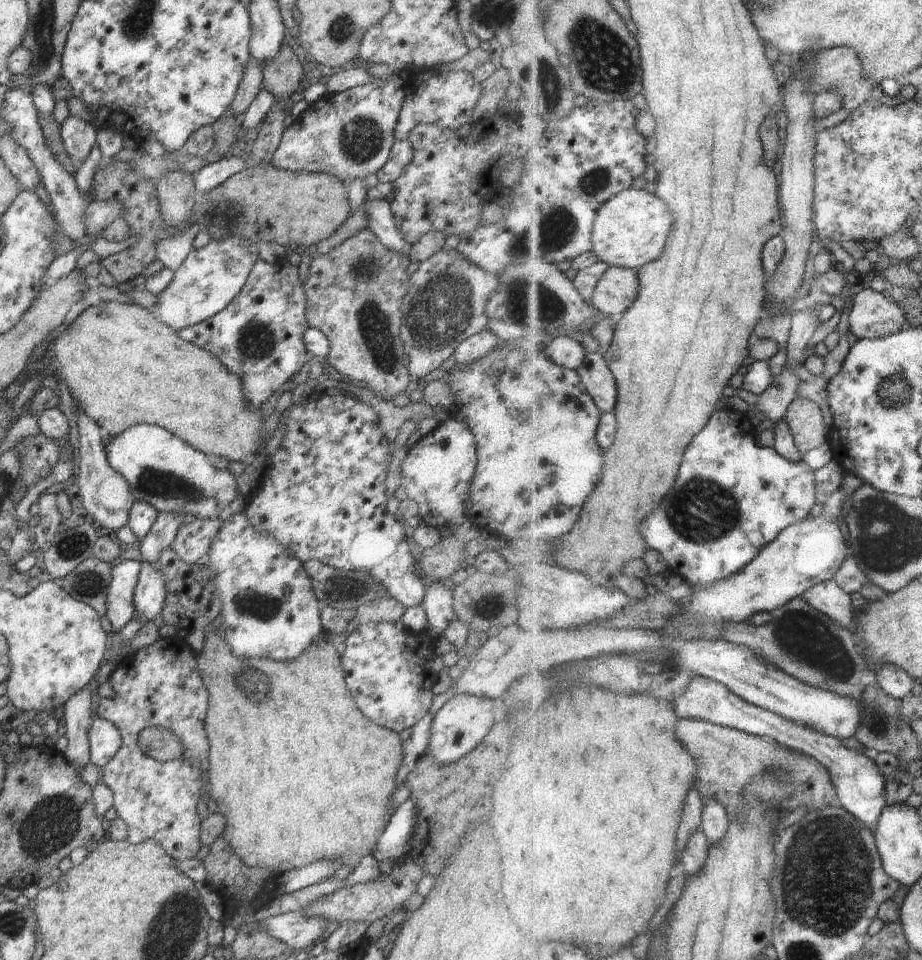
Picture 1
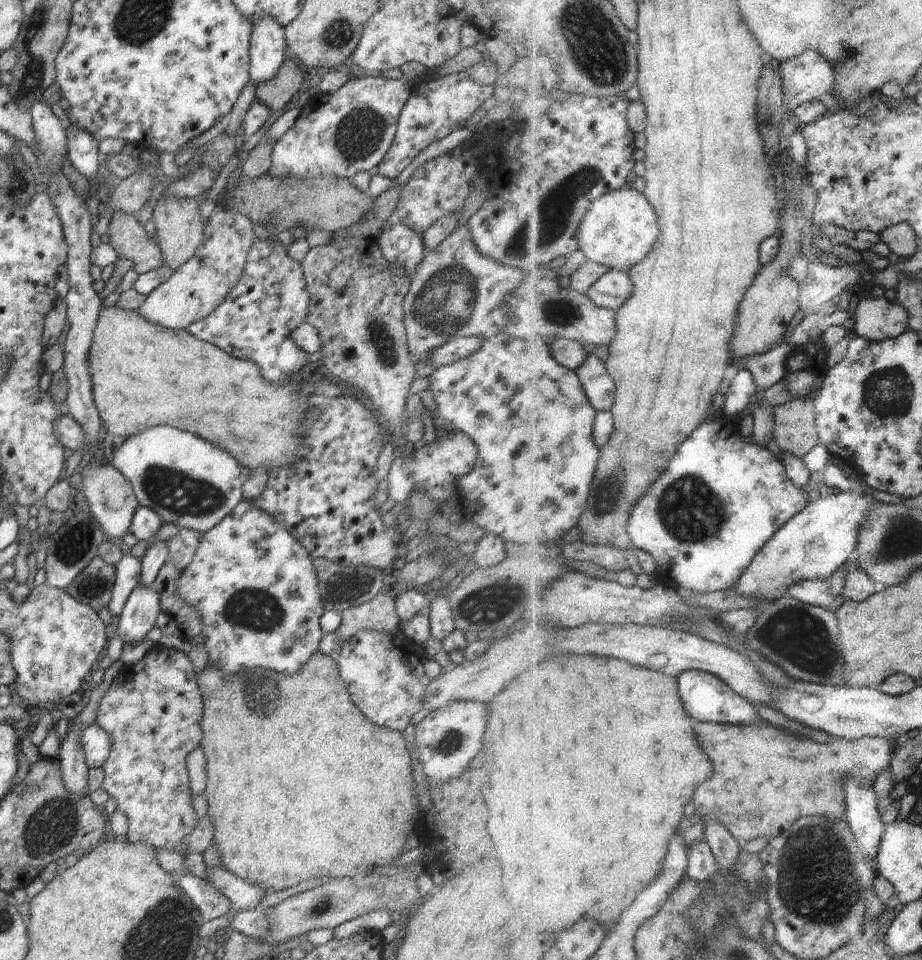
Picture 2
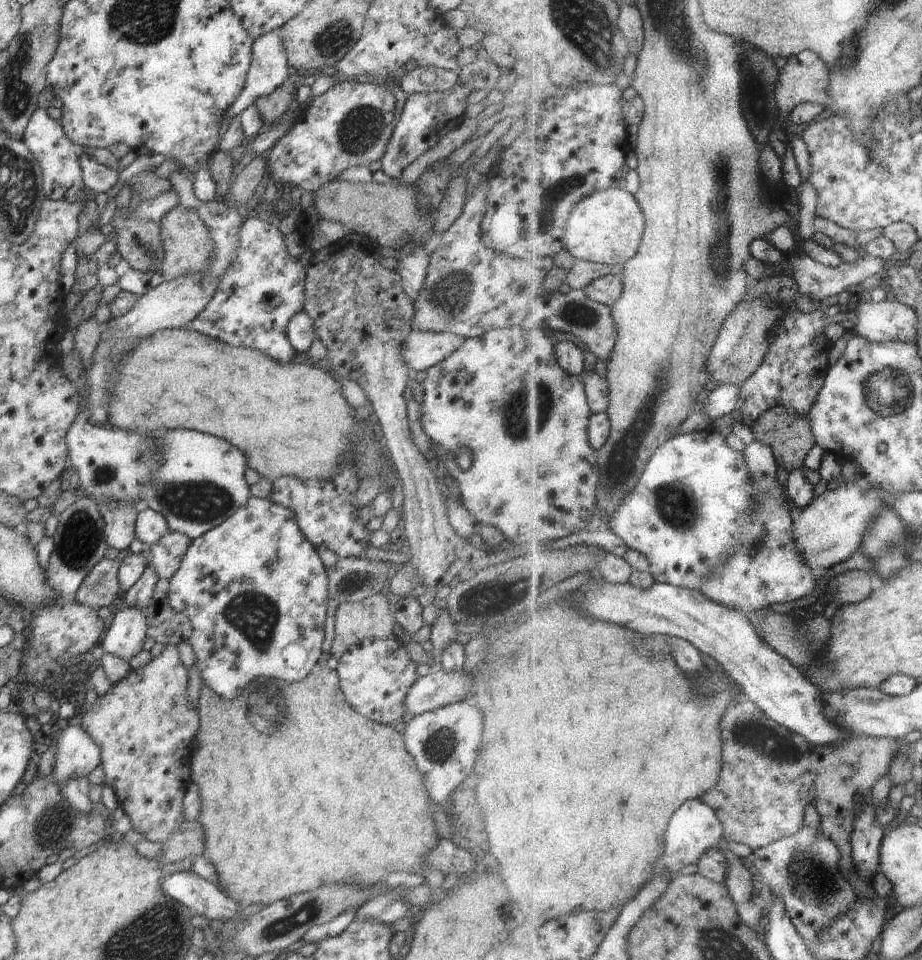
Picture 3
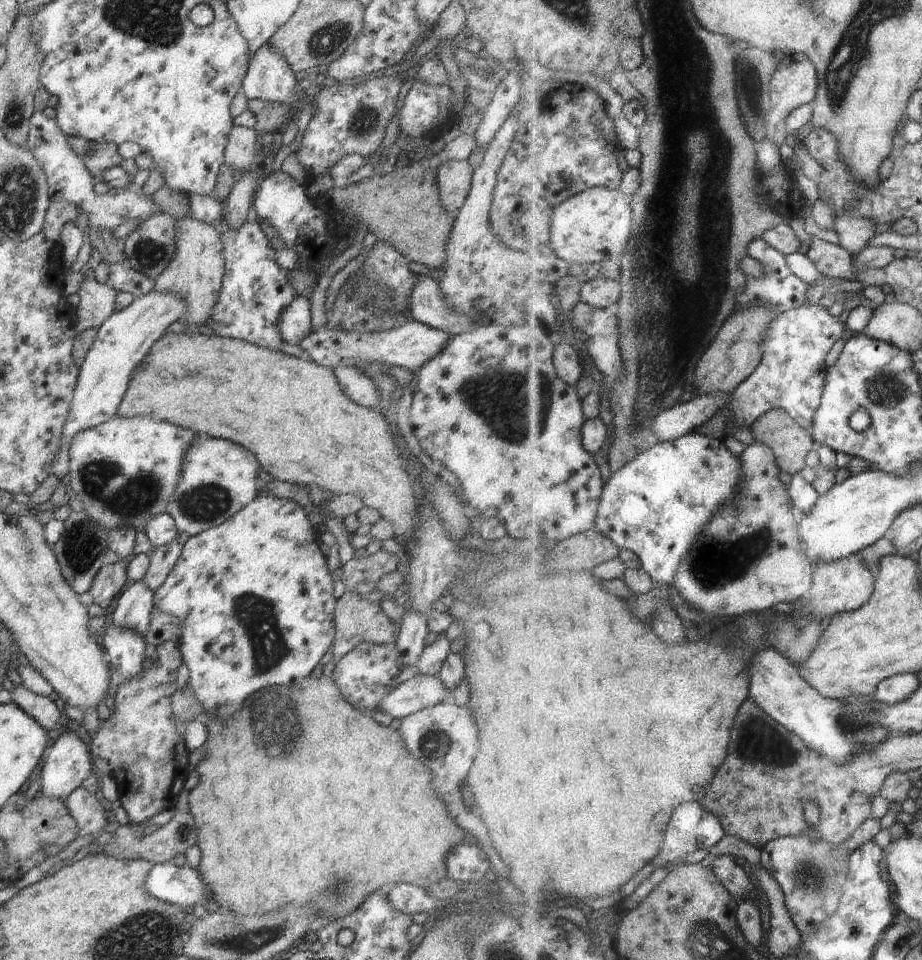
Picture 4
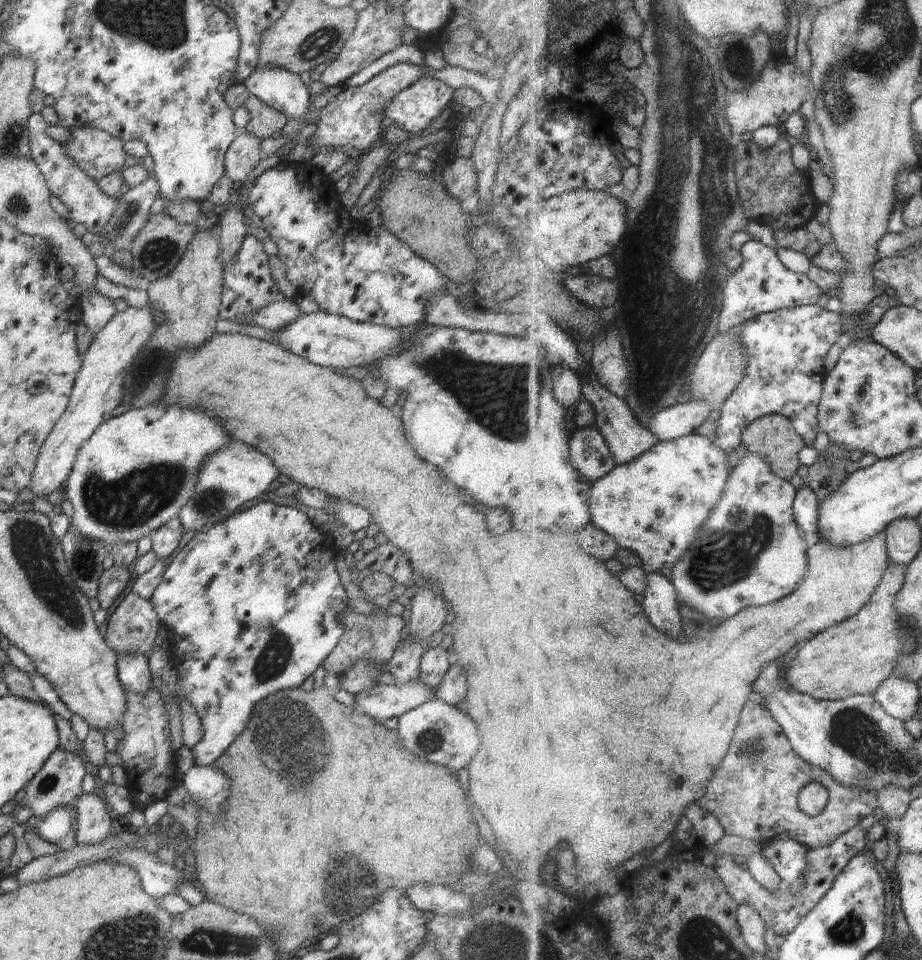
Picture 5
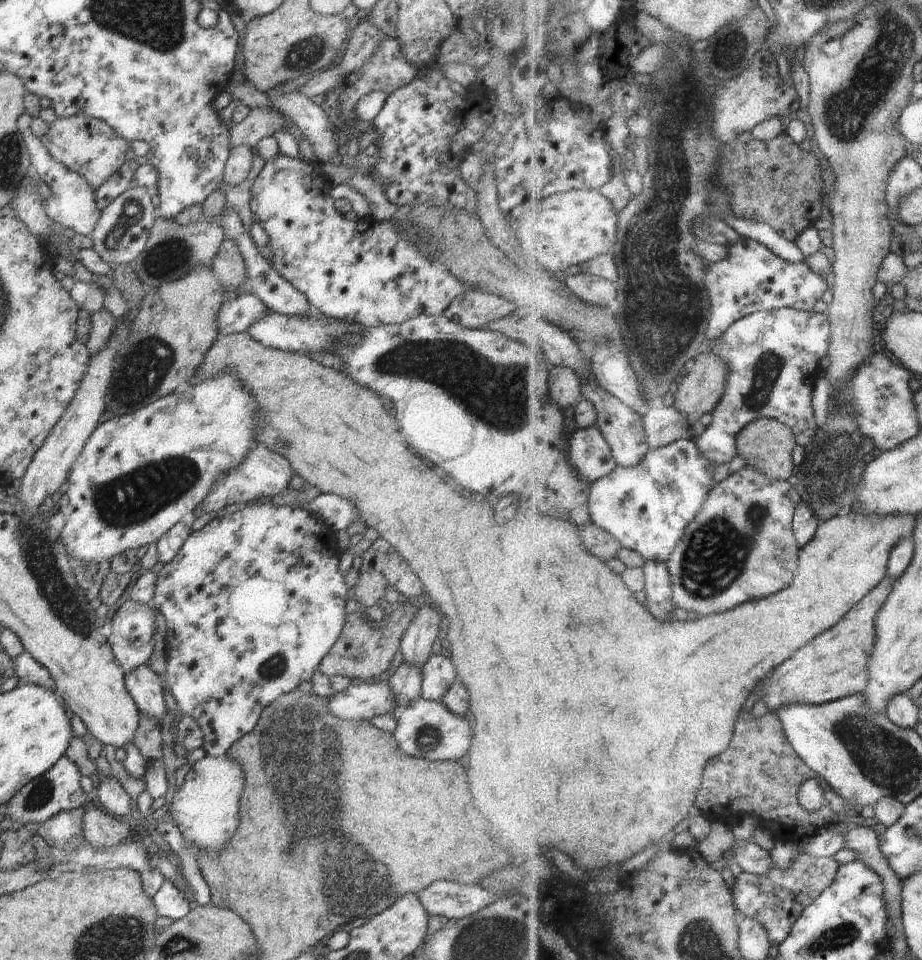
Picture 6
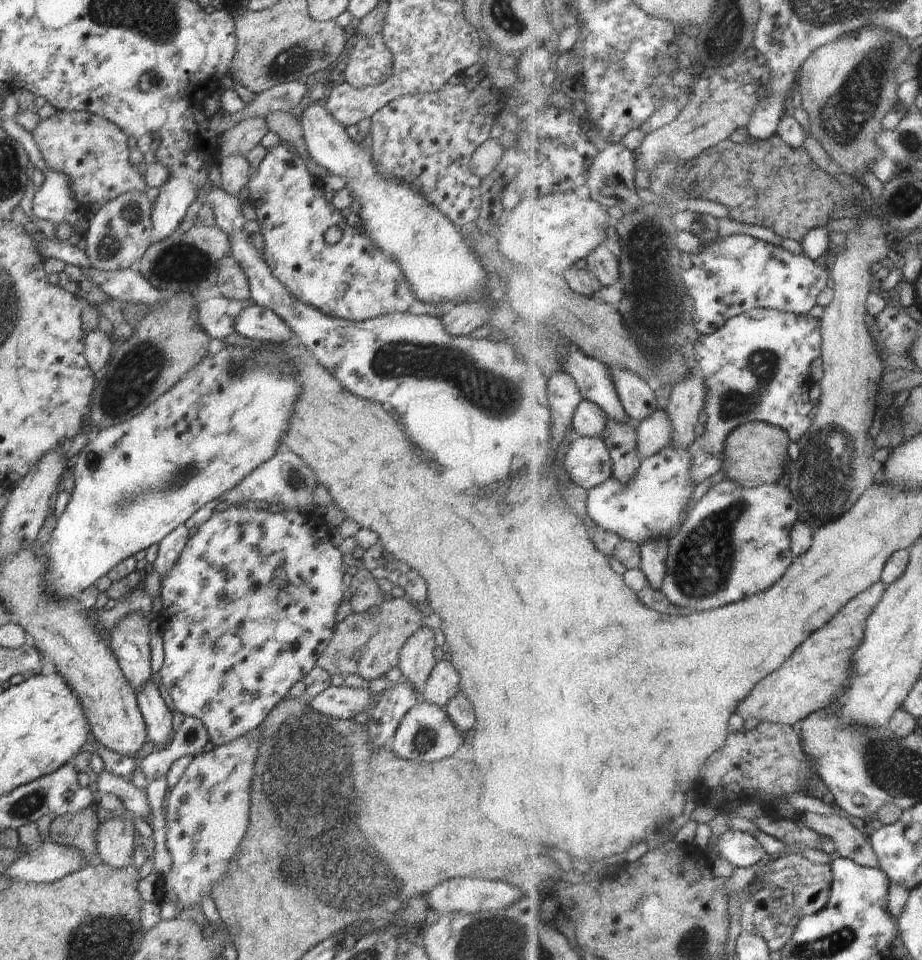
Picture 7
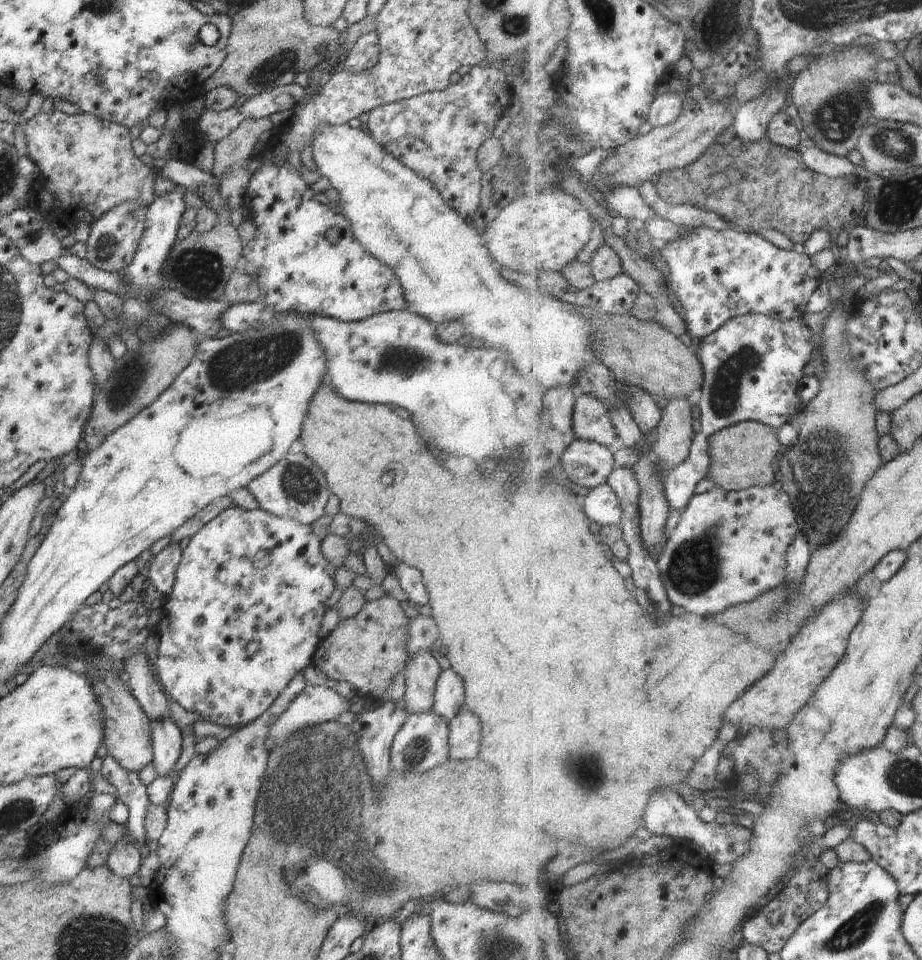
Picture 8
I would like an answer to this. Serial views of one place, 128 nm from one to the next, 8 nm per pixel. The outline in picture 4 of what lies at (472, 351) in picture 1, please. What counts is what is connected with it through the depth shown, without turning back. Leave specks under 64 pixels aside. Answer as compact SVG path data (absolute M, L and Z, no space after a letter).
M409 320L400 328L384 330L378 334L360 334L360 332L348 332L348 330L323 326L314 332L310 331L310 334L300 342L300 348L304 350L305 357L329 369L336 366L356 367L360 362L382 362L382 364L400 366L408 368L410 372L416 372L420 366L432 360L435 354L442 352L450 338L452 334L448 332Z

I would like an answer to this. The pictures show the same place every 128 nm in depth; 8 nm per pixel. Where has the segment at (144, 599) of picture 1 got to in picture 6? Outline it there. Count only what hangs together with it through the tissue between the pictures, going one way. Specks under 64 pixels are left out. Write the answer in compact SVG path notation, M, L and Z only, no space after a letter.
M149 663L138 666L136 670L124 674L126 690L134 699L139 710L152 716L154 722L161 726L166 716L166 701L164 700L160 674L149 668Z

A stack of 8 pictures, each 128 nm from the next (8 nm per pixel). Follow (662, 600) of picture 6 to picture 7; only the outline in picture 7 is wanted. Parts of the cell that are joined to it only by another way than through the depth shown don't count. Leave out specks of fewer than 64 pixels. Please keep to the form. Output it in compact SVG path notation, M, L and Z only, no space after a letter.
M660 536L652 538L643 548L642 569L648 576L651 586L654 589L663 590L664 581L668 576L668 557L670 554L671 538Z

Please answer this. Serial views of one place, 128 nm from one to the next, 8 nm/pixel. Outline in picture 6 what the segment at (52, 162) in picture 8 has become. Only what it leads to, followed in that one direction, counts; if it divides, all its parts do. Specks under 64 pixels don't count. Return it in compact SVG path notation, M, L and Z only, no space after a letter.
M84 114L70 118L56 118L48 125L48 132L40 140L54 160L64 164L68 170L80 174L94 191L104 182L116 177L126 160L126 153L130 150L130 143L120 138L118 132L110 128L109 124Z

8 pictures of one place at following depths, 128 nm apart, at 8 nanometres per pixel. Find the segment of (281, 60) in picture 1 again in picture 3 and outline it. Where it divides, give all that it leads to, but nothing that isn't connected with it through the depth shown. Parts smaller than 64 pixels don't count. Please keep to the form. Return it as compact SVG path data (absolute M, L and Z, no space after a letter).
M293 72L288 80L282 86L278 86L274 92L260 96L254 101L253 105L260 112L260 118L264 123L272 124L288 110L290 103L294 100L299 79L299 75Z

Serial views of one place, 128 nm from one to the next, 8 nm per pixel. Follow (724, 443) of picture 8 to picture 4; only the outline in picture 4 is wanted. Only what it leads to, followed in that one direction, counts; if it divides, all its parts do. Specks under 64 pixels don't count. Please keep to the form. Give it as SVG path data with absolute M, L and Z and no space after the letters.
M784 408L767 412L754 424L752 433L756 440L772 448L778 466L793 477L807 466L806 458L818 446L814 434Z

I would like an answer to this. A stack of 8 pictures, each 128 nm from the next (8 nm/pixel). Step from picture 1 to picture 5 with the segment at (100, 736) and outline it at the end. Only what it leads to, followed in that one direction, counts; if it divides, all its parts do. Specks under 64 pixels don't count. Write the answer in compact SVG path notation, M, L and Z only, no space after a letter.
M56 748L54 754L44 762L38 774L29 780L24 793L20 795L20 802L30 808L33 816L46 816L54 808L73 805L78 800L78 796L82 796L84 776L86 776L86 767L81 757L72 752L66 752L62 748Z

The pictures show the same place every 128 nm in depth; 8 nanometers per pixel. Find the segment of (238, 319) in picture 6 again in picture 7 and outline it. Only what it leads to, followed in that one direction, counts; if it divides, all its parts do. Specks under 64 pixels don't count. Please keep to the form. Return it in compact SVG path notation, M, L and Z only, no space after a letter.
M221 296L201 300L196 306L196 320L200 328L210 336L211 339L223 338L236 332L234 322L238 320L240 312L252 306L253 300L236 300Z

